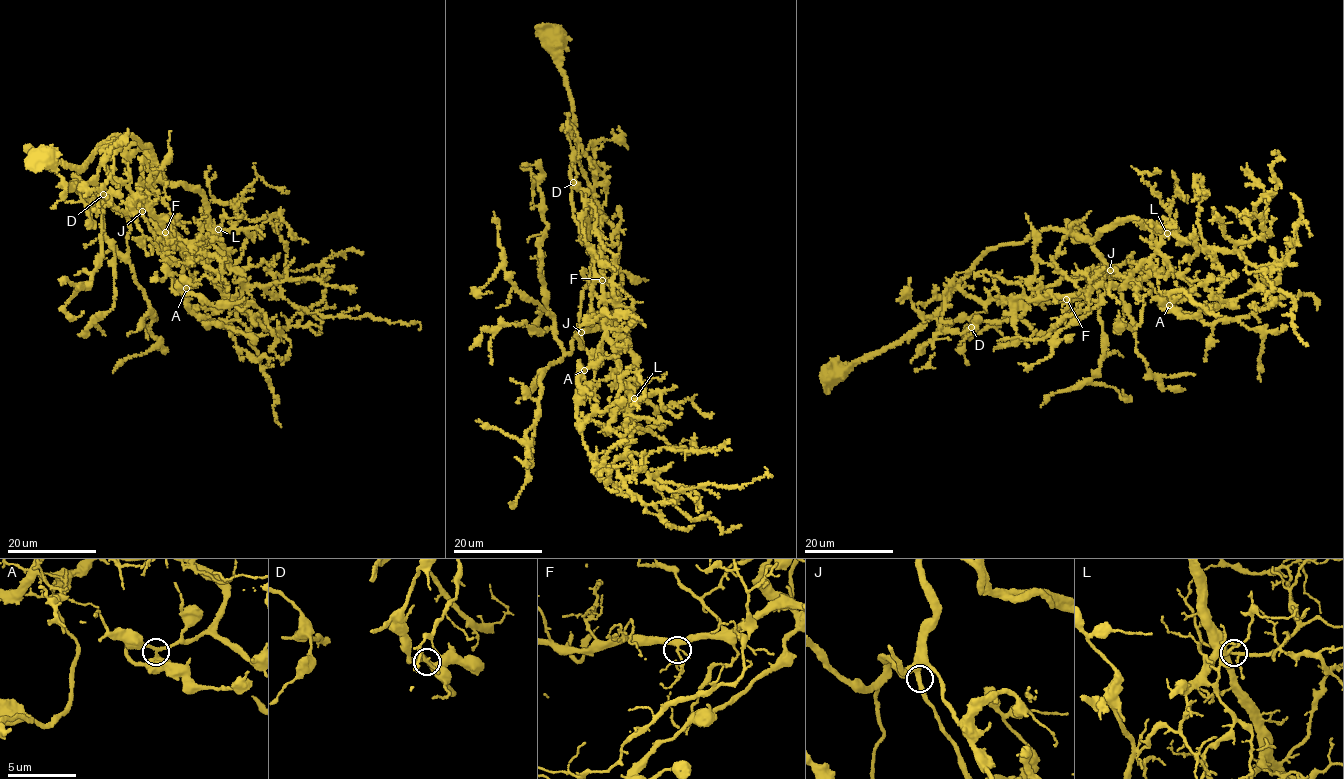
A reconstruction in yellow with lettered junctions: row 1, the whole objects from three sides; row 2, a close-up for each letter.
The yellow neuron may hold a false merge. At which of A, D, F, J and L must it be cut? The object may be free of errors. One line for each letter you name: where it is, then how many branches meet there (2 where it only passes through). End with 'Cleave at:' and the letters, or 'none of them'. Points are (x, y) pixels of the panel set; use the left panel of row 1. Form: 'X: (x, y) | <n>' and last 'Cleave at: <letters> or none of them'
A: (186, 288) | 3
Cleave at: A

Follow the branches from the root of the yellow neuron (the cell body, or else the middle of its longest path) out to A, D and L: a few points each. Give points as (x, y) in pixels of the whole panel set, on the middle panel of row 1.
A: (555, 39), (582, 170), (619, 244), (615, 334), (637, 380), (629, 392), (617, 370), (582, 398), (584, 369)
D: (555, 39), (582, 170), (619, 244), (618, 313), (592, 314), (609, 323), (581, 331), (591, 259), (573, 182)
L: (555, 39), (582, 170), (619, 244), (615, 334), (634, 357), (634, 398)

